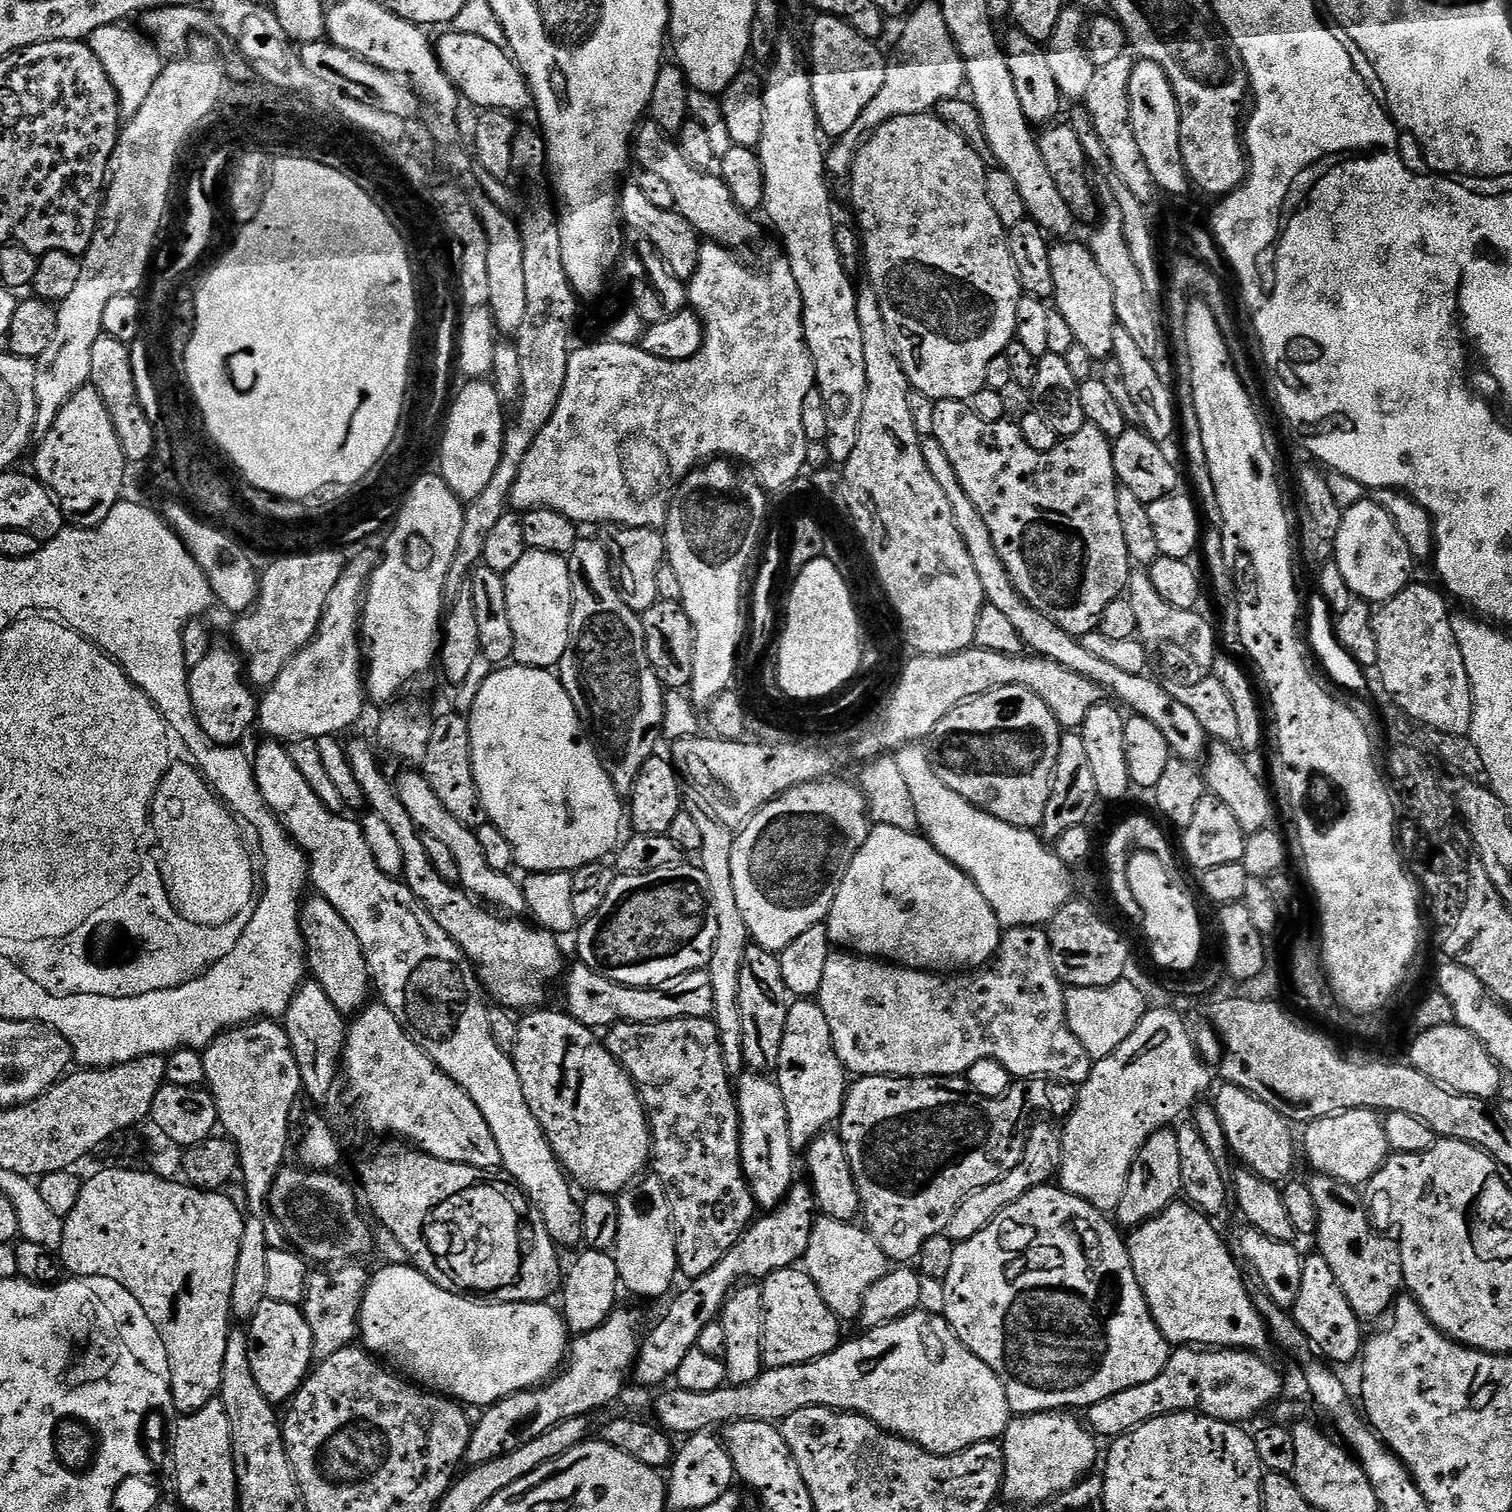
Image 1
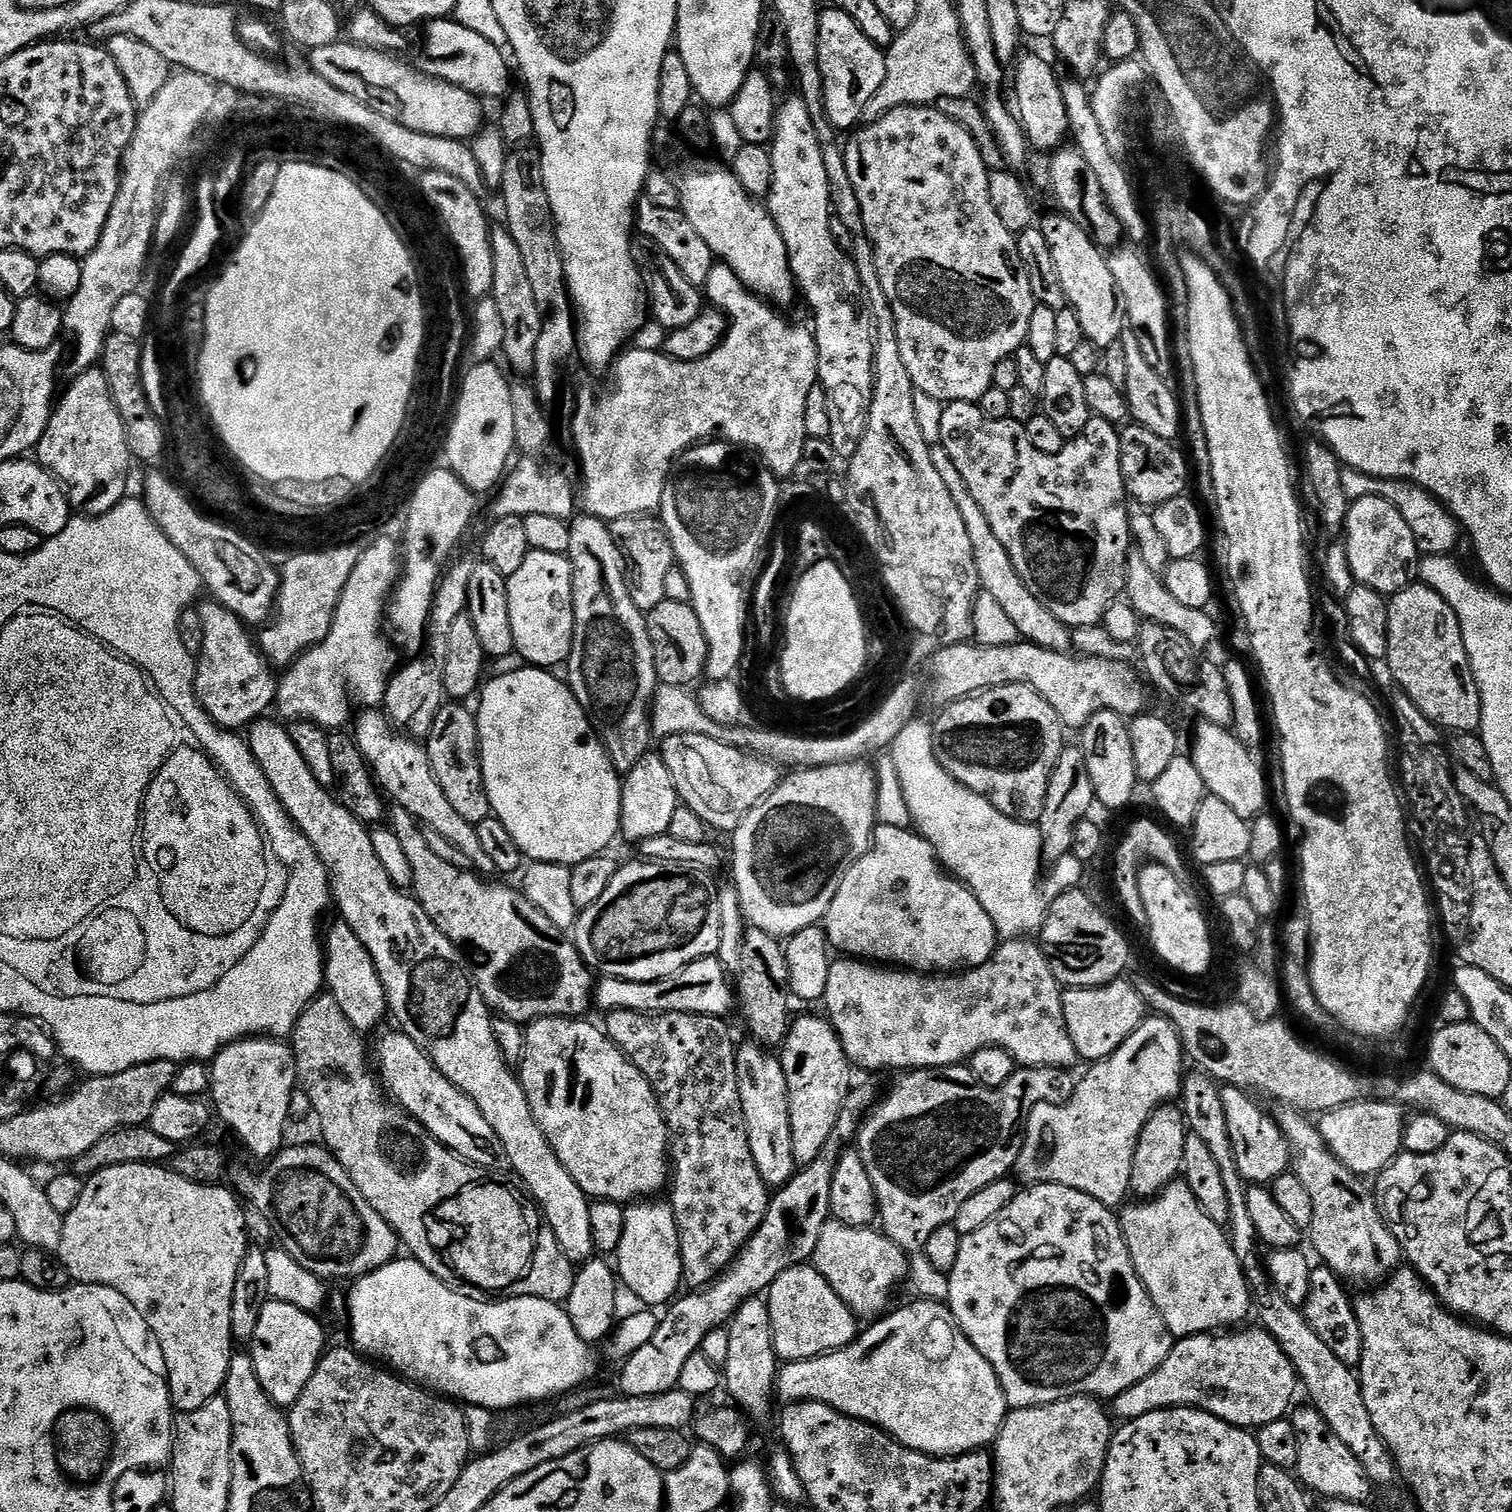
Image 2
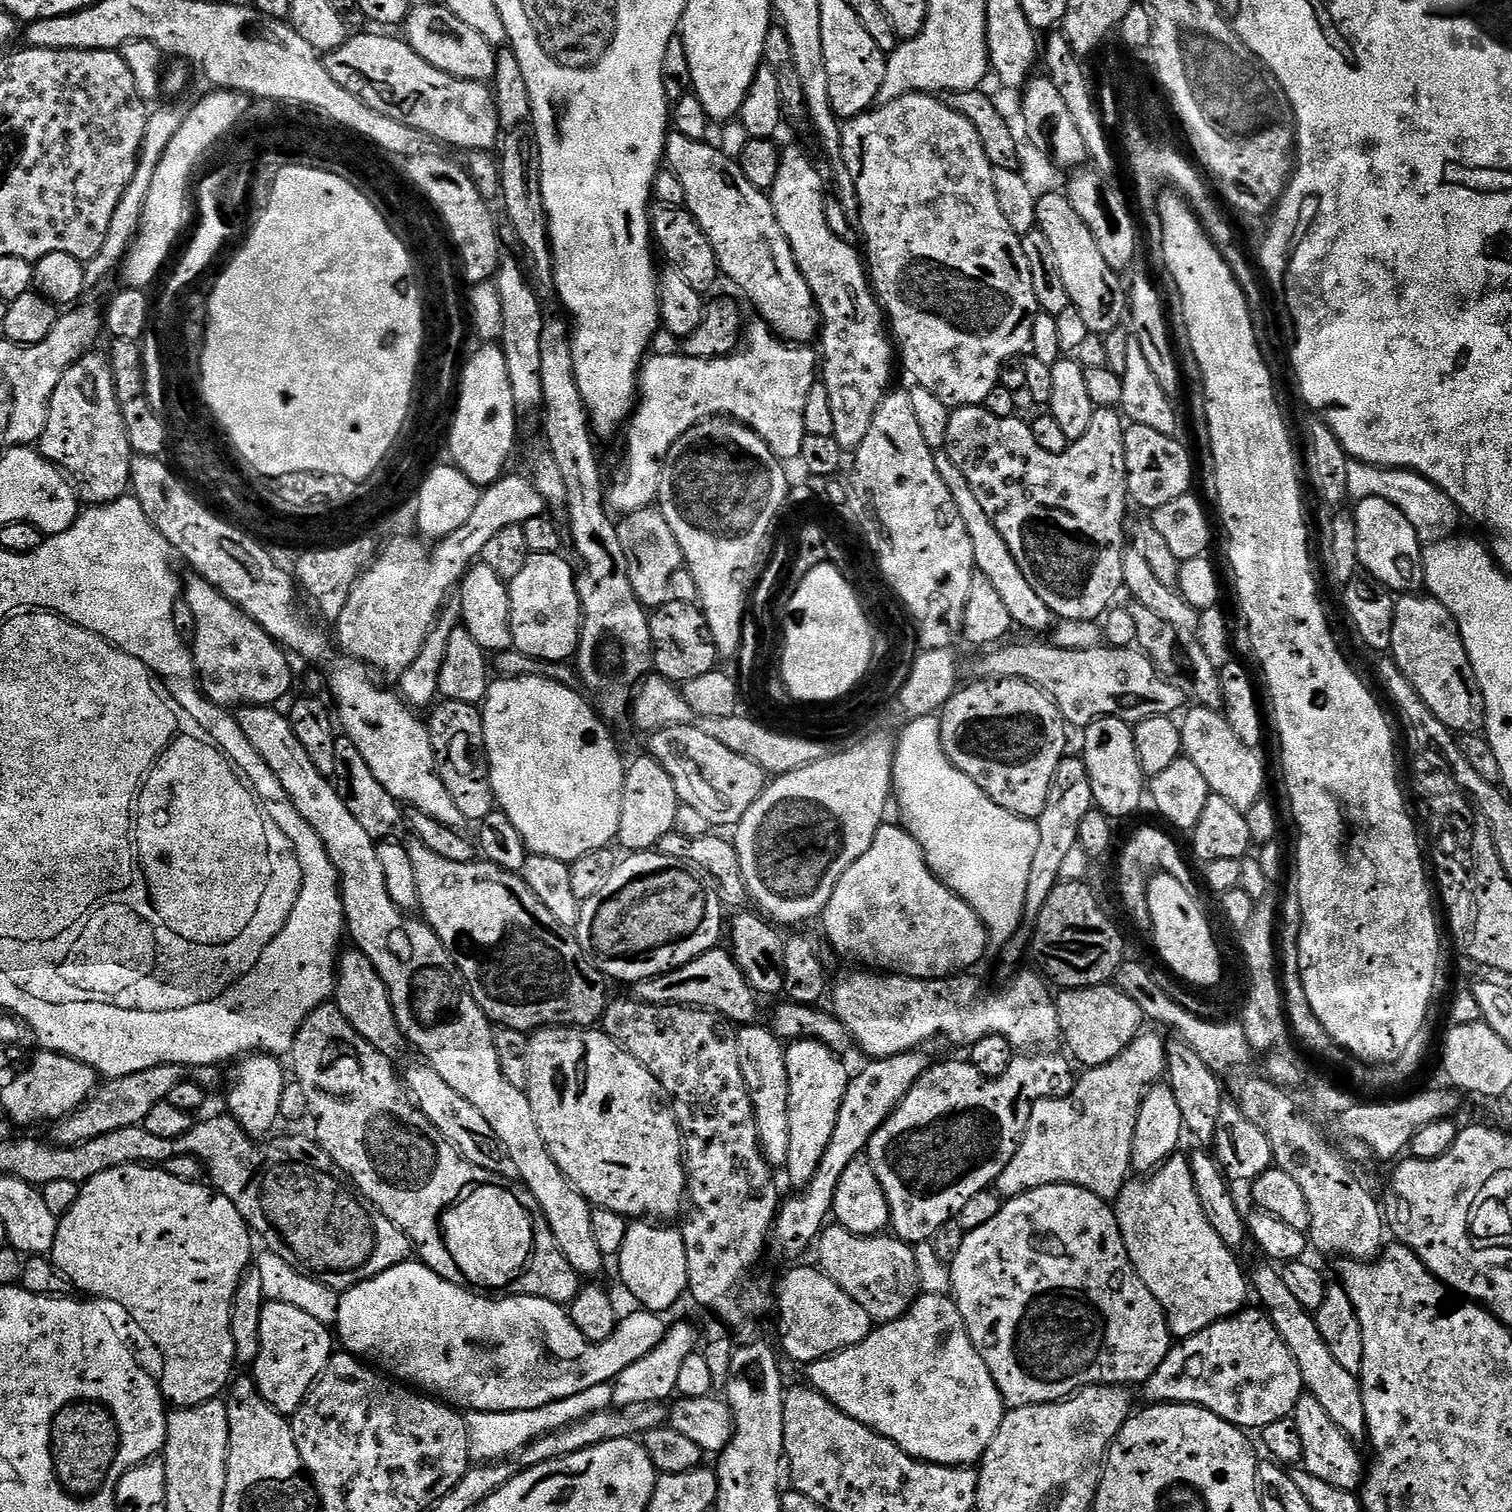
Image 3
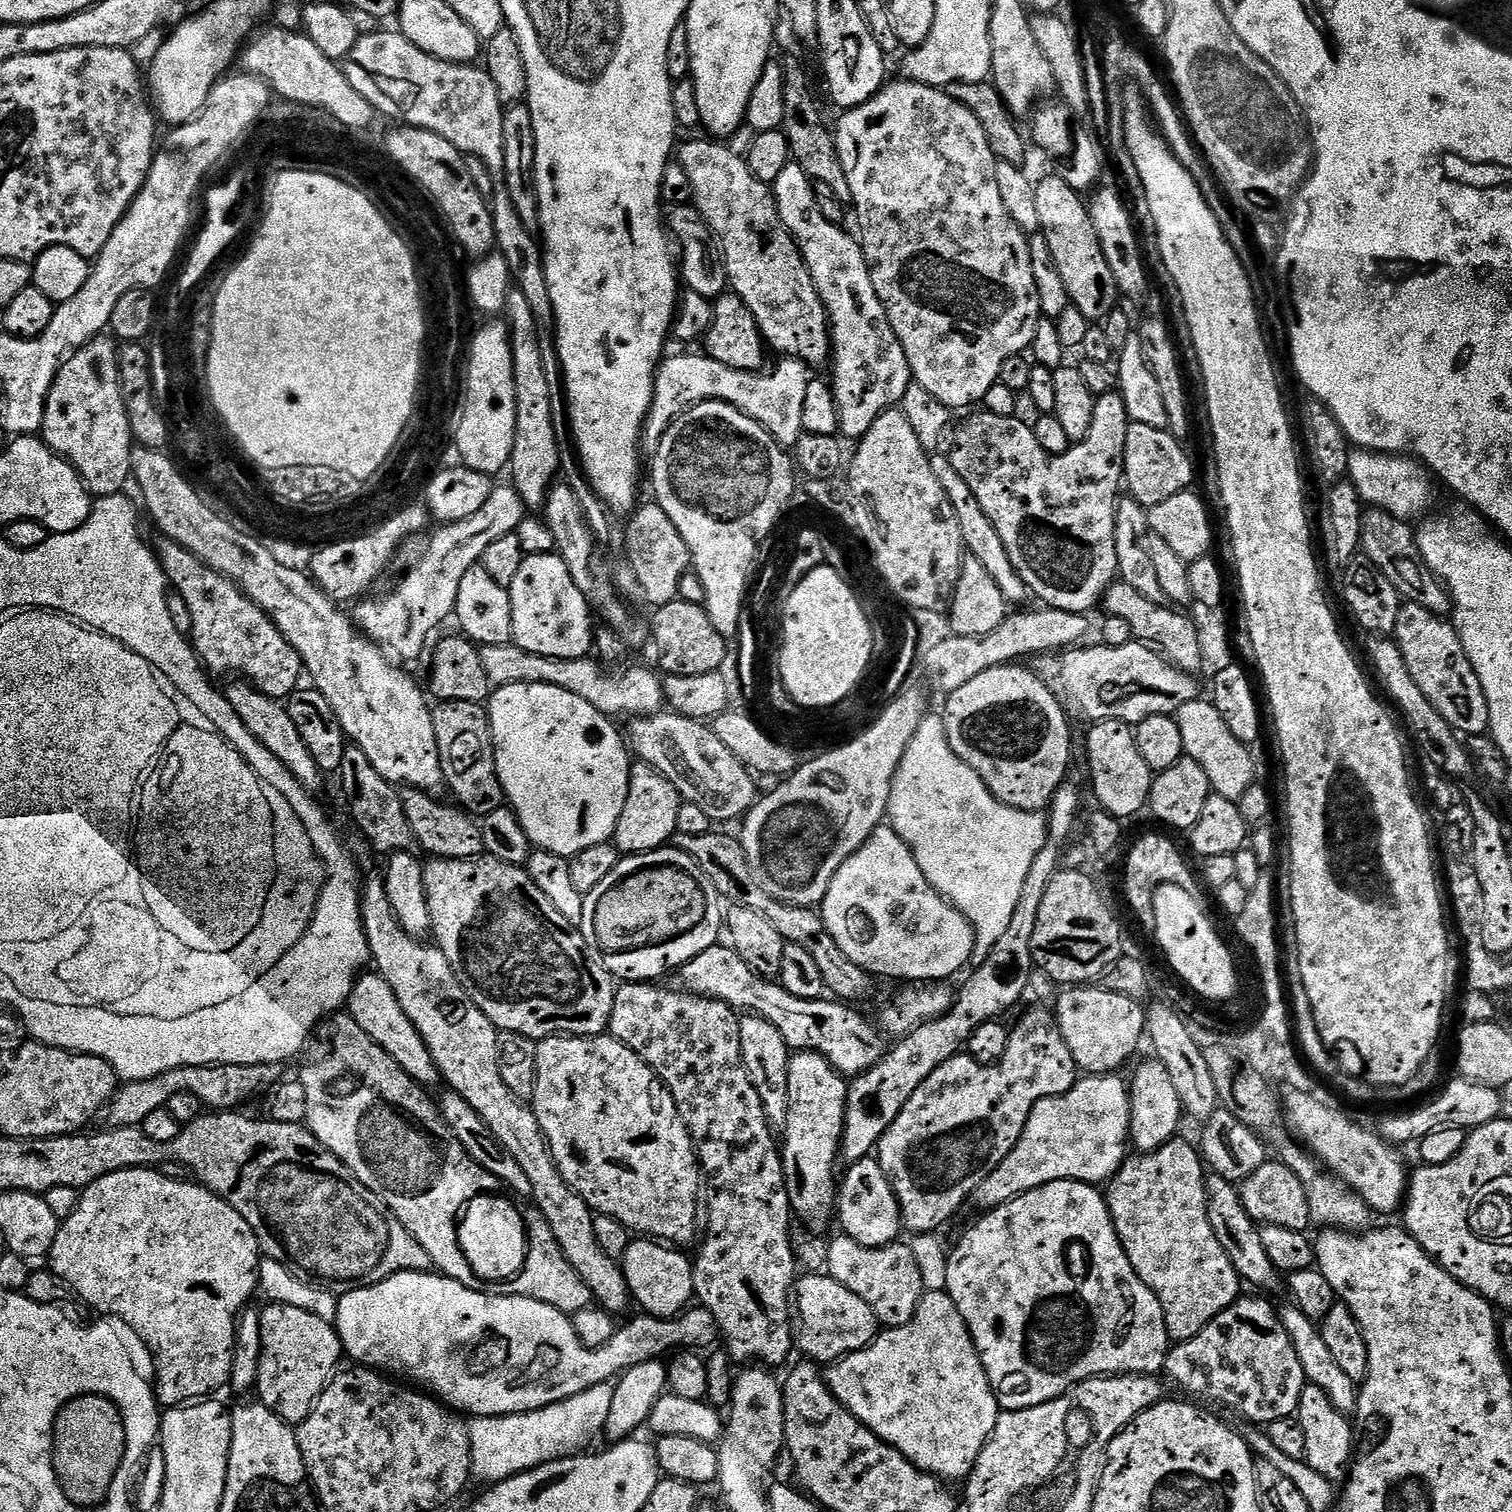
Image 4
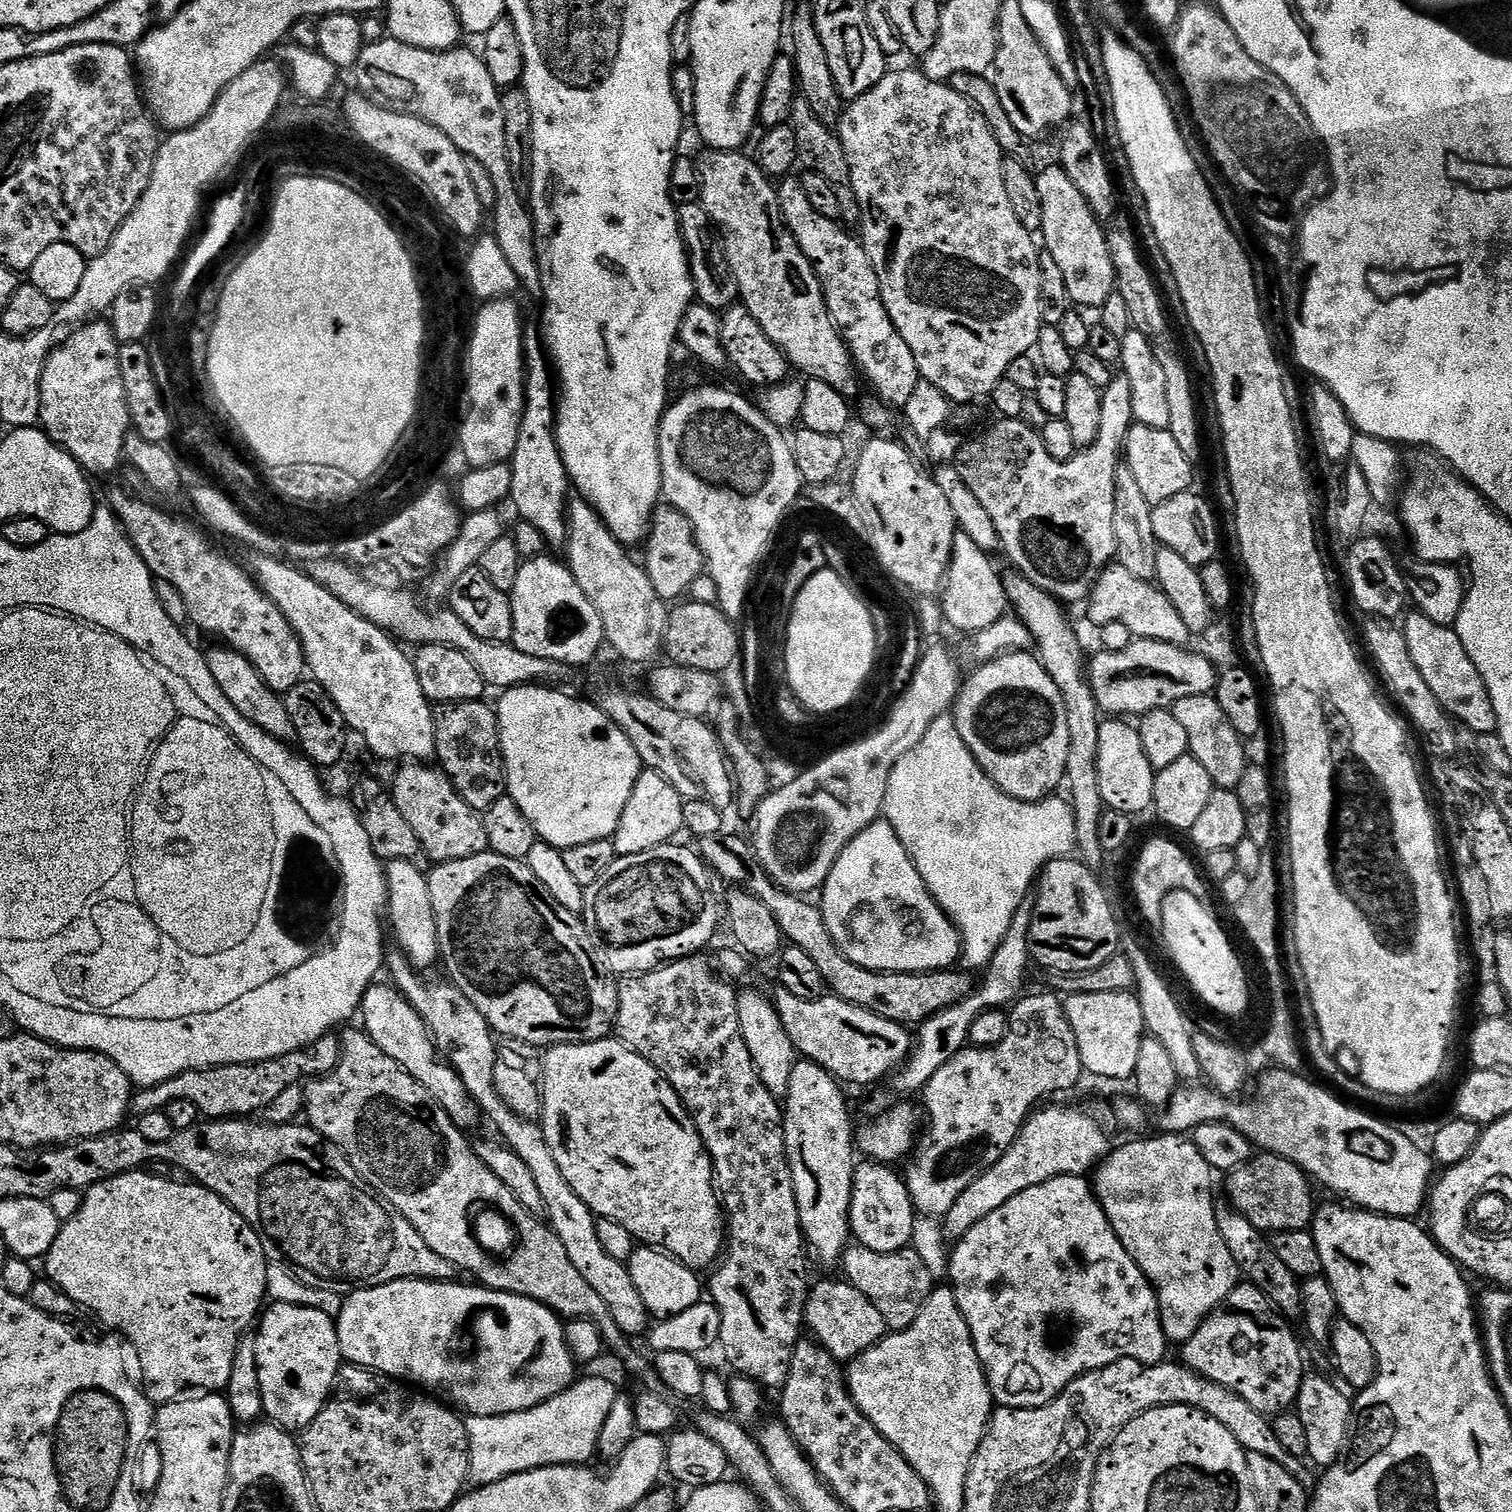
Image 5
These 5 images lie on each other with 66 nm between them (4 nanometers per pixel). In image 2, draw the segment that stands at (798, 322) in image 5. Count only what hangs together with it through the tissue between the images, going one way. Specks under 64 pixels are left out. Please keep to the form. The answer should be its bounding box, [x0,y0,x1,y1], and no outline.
[654,126,798,306]

